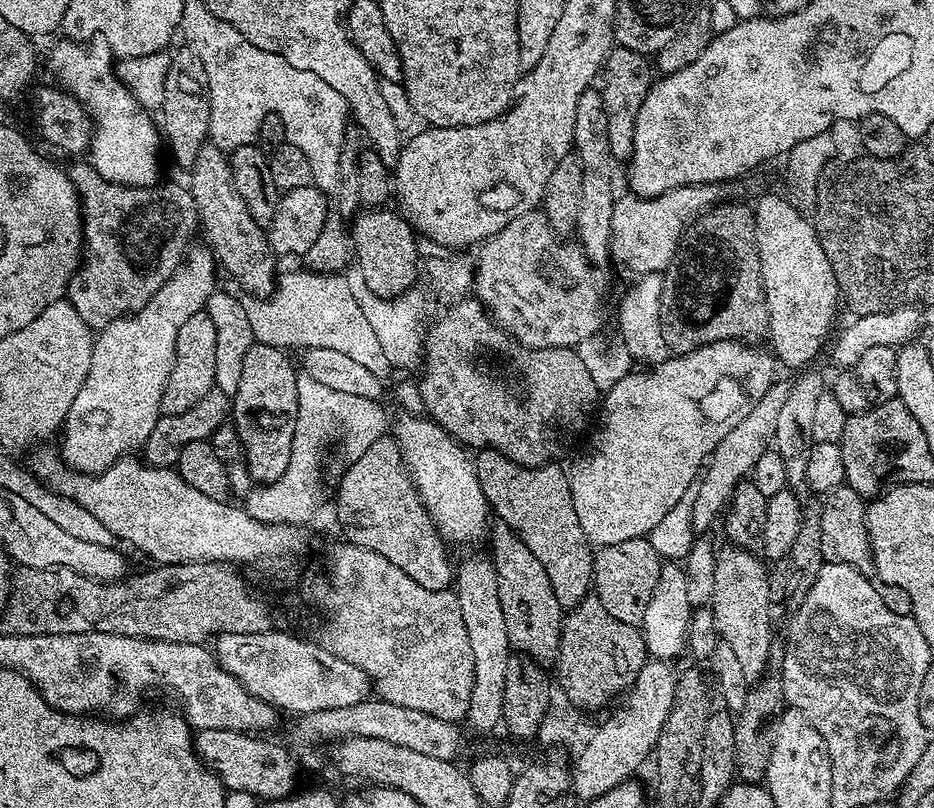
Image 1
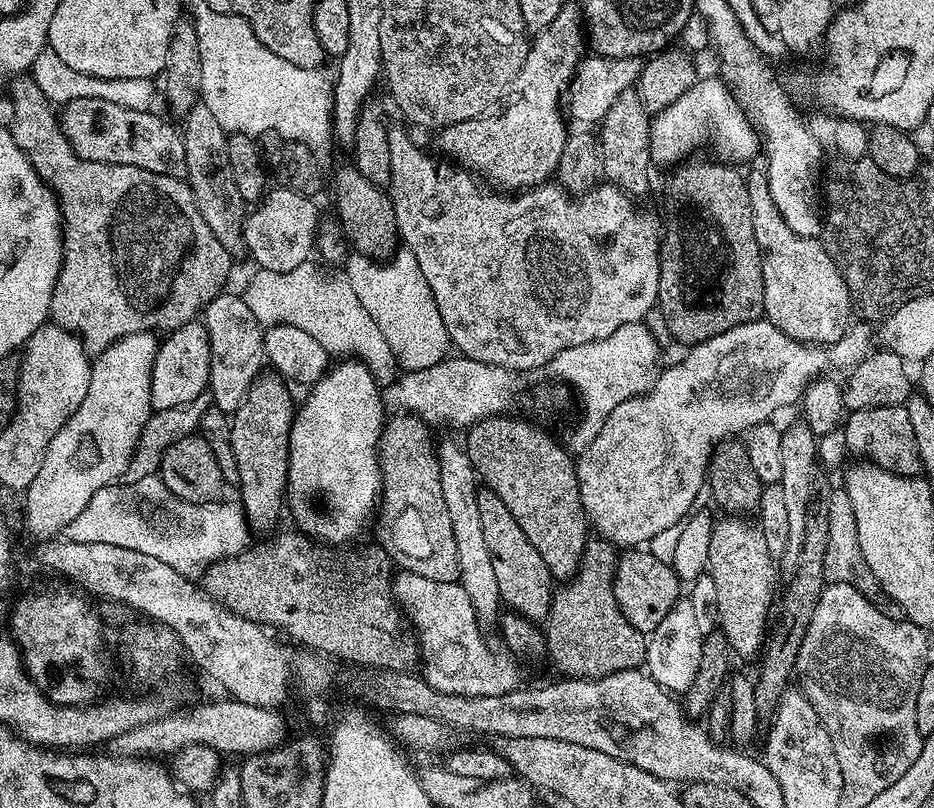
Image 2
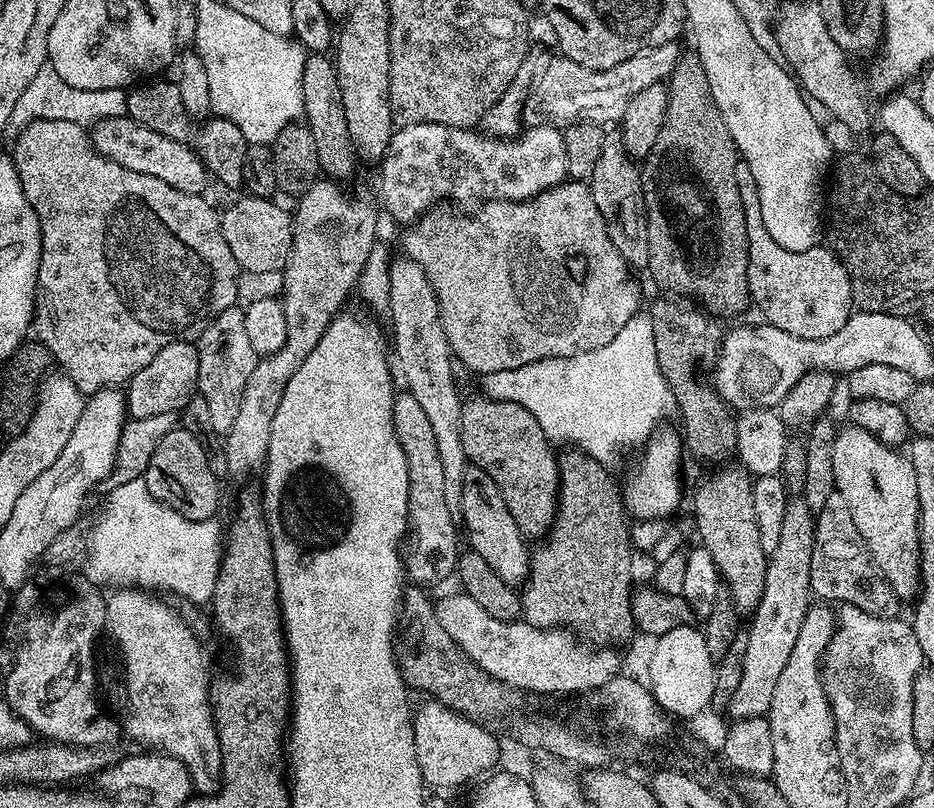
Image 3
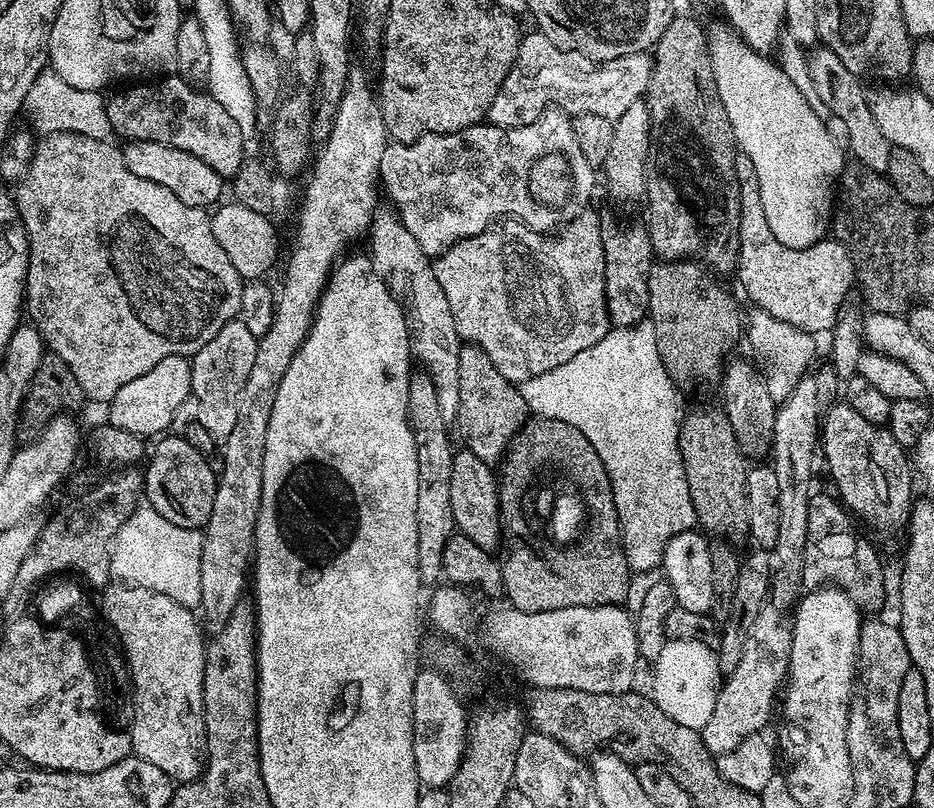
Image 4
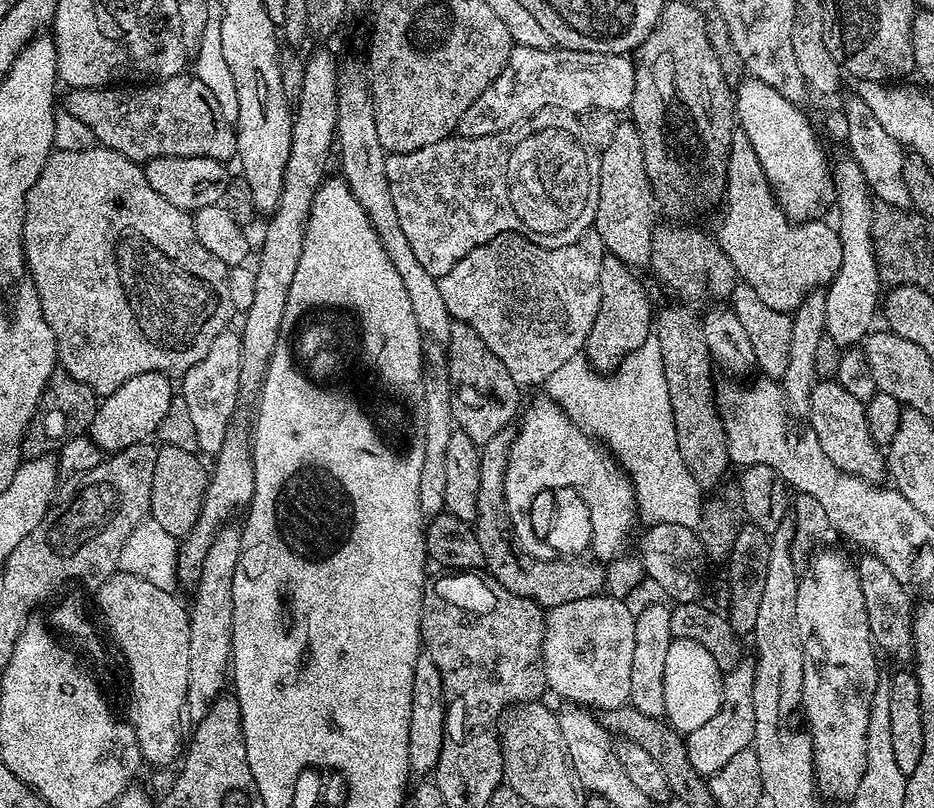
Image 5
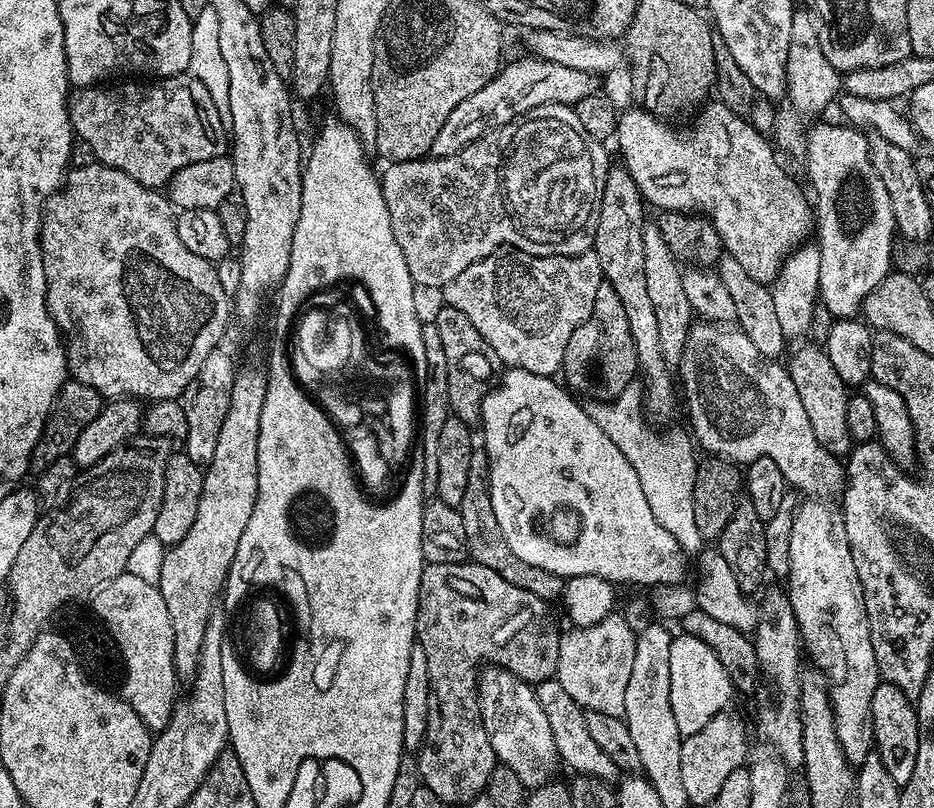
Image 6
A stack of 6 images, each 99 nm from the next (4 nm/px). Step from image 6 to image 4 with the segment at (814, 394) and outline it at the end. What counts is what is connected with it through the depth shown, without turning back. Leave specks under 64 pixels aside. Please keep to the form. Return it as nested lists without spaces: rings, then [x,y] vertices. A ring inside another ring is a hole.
[[[837,402],[823,413],[818,448],[836,483],[835,495],[855,517],[861,516],[866,523],[884,532],[907,525],[914,503],[914,474],[909,457],[908,460],[904,457],[905,445],[898,443],[887,427],[866,422],[851,406]]]

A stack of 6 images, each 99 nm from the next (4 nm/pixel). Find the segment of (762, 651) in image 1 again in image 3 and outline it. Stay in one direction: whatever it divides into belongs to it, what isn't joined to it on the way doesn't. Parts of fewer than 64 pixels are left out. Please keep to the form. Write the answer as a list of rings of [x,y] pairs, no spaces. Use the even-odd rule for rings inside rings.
[[[728,462],[717,468],[720,469],[697,486],[696,497],[692,500],[696,532],[702,547],[710,550],[726,595],[737,613],[751,614],[762,598],[768,565],[768,553],[762,550],[762,542],[758,542],[758,522],[754,522],[753,477],[738,462]]]

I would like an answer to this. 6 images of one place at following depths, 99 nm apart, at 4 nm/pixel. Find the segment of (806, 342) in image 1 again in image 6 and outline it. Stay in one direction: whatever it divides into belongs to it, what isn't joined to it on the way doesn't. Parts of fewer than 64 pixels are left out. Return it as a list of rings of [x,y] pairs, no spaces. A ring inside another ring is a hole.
[[[719,102],[705,103],[702,111],[704,111],[704,117],[688,133],[684,133],[680,128],[671,128],[668,125],[671,123],[665,122],[659,116],[650,115],[639,106],[632,106],[629,112],[621,111],[616,122],[614,144],[620,147],[620,156],[624,159],[621,160],[623,167],[627,168],[629,174],[634,178],[634,182],[638,186],[640,193],[643,194],[645,201],[651,207],[653,204],[656,210],[663,210],[665,212],[695,212],[701,216],[708,217],[708,220],[714,226],[714,230],[718,230],[723,251],[727,255],[738,258],[738,263],[746,269],[746,274],[750,274],[750,278],[754,278],[754,282],[771,285],[772,281],[776,279],[777,274],[780,273],[780,268],[784,264],[786,257],[813,235],[813,205],[810,203],[809,197],[808,200],[804,197],[803,192],[796,185],[795,180],[788,174],[787,170],[780,165],[780,160],[776,157],[777,149],[774,147],[774,144],[774,149],[772,149],[772,144],[768,141],[769,137],[755,128],[752,125],[751,119],[739,116]]]

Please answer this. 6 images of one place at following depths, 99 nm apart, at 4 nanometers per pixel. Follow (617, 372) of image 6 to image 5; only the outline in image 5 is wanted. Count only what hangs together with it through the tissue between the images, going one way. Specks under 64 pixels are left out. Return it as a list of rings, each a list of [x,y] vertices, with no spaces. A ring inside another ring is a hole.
[[[605,255],[600,275],[600,301],[598,302],[598,318],[594,318],[594,326],[590,326],[590,334],[586,345],[586,359],[597,372],[611,374],[619,368],[620,363],[648,336],[654,332],[654,307],[644,284],[637,273],[622,263],[618,258]]]

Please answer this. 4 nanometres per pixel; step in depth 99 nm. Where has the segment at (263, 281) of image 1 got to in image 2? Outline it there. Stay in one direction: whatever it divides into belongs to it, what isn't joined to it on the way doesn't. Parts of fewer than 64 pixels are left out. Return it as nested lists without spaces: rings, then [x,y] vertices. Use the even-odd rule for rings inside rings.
[[[198,102],[188,112],[183,113],[182,135],[186,150],[186,182],[194,194],[194,202],[198,206],[198,214],[210,226],[214,238],[226,246],[226,250],[234,258],[244,252],[244,218],[246,201],[238,194],[238,186],[234,186],[234,174],[230,170],[228,157],[228,137],[222,126],[210,114],[210,109]]]

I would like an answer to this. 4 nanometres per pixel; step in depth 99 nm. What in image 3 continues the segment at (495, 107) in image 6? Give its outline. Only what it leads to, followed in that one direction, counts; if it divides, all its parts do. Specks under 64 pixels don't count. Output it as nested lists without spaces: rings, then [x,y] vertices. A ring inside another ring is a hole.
[[[673,42],[638,50],[638,54],[626,58],[626,62],[618,62],[618,66],[601,72],[584,68],[573,60],[555,58],[556,60],[550,61],[541,70],[540,77],[533,82],[532,89],[523,97],[523,123],[528,126],[567,126],[578,122],[601,126],[615,125],[623,120],[626,106],[630,98],[634,98],[634,94],[646,90],[646,86],[667,81],[672,75],[672,70],[682,55],[682,49],[678,45],[679,43]]]

